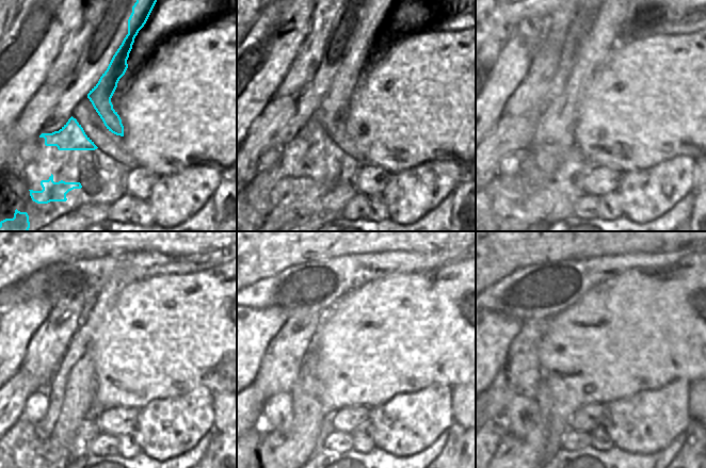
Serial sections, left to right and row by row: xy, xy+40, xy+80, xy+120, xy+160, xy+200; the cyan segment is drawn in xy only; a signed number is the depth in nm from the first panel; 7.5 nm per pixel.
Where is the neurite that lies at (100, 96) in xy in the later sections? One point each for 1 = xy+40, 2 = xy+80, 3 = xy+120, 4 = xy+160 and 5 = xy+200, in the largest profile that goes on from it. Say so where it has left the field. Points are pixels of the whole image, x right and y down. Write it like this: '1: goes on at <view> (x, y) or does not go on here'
1: goes on at xy+40 (314, 136)
2: goes on at xy+80 (555, 131)
3: goes on at xy+120 (76, 371)
4: goes on at xy+160 (289, 448)
5: goes on at xy+200 (504, 448)

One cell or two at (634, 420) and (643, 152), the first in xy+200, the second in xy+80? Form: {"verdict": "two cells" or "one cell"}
{"verdict": "two cells"}

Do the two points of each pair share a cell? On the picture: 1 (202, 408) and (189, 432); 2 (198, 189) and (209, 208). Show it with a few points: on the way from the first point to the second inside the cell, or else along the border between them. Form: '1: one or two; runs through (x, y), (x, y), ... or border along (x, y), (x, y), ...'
1: one; runs through (196, 414), (189, 421), (189, 426)
2: two; border along (210, 196), (187, 219)

